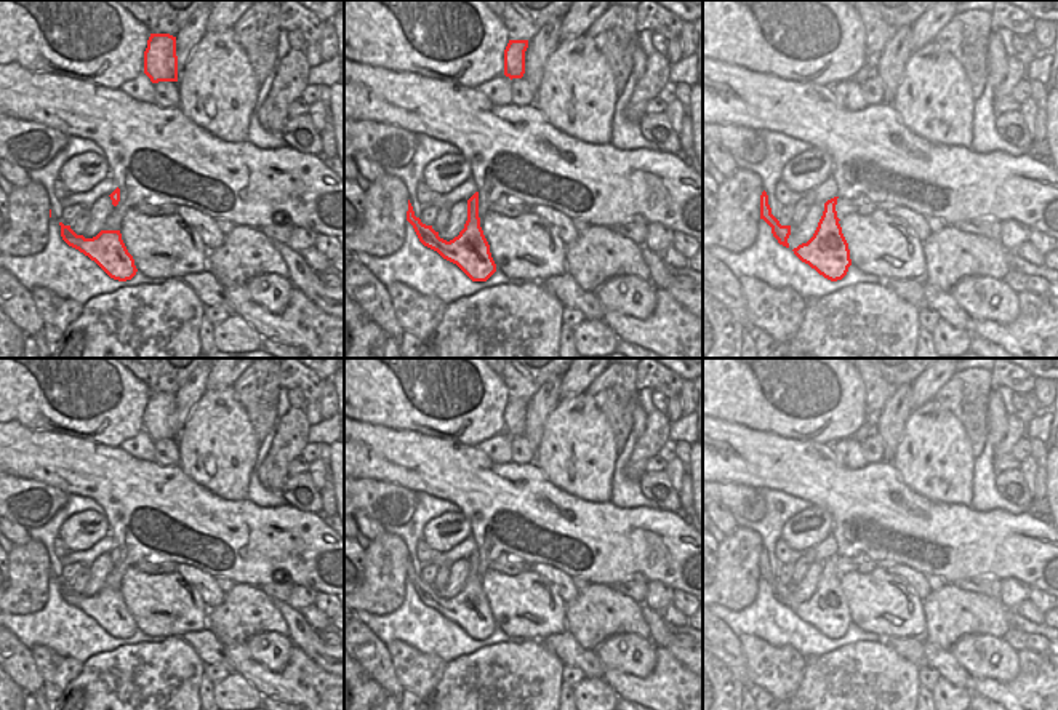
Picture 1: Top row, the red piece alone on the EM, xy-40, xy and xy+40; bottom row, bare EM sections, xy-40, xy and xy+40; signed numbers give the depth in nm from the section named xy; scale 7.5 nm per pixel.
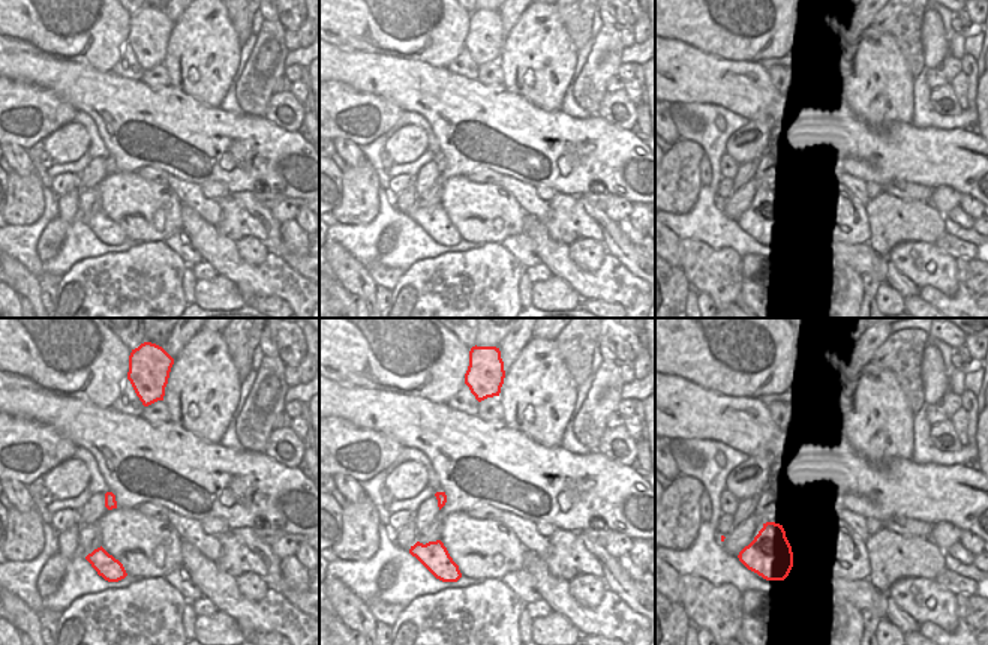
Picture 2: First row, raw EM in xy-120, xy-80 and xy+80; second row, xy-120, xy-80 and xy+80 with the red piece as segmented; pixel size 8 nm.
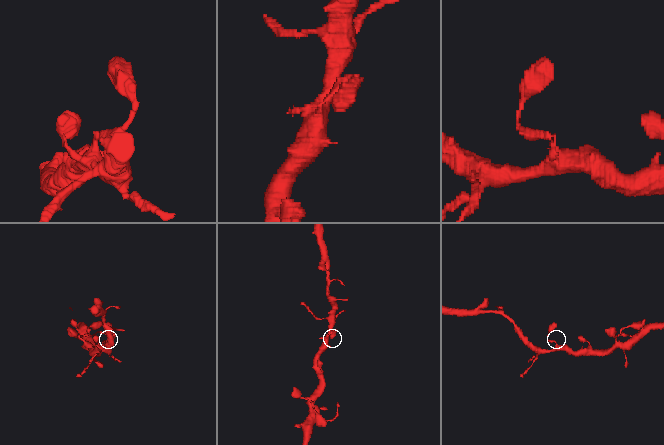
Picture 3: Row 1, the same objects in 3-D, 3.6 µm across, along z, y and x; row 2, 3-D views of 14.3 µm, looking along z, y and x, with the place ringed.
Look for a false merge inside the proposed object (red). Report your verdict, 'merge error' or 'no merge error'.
no merge error

